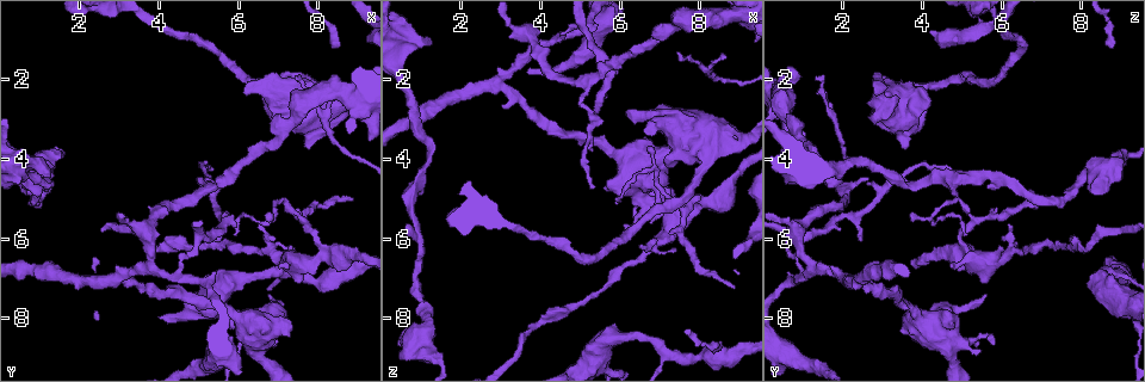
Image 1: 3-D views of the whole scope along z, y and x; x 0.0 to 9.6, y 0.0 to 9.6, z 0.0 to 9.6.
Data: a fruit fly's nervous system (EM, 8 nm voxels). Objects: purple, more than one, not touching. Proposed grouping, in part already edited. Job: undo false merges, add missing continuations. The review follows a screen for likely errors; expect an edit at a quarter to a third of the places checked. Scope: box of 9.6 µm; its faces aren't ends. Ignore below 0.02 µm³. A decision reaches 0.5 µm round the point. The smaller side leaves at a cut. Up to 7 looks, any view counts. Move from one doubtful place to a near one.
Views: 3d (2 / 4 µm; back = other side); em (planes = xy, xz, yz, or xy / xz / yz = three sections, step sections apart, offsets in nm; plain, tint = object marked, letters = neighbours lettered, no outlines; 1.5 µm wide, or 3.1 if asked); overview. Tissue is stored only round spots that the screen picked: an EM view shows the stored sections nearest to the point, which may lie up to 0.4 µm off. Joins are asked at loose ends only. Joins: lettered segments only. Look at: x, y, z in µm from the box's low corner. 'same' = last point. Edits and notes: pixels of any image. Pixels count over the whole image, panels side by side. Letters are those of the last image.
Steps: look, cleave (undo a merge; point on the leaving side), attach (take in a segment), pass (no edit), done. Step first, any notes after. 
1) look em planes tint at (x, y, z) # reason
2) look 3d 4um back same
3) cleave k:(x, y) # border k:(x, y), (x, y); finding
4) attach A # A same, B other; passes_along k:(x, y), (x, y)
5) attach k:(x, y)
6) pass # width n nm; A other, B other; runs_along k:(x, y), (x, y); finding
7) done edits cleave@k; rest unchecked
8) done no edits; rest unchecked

look 3d 4um at (8.65, 2.55, 3.40) # calibre changes

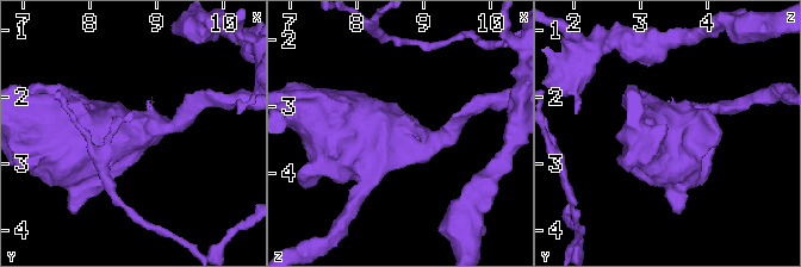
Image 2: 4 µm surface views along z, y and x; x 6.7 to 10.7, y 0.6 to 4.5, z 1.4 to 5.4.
look em planes letters at (8.60, 2.55, 3.40)

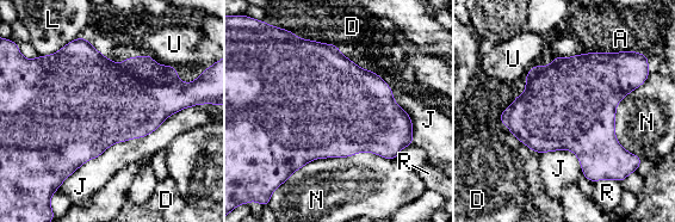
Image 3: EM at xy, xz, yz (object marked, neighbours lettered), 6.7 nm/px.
pass # A other, D other, J other, L other, N other, R other, U other; border 3:(192, 105), (67, 177); continuous, no second neuron

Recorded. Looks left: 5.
look 3d 2um at (5.95, 5.95, 5.05) # an open end

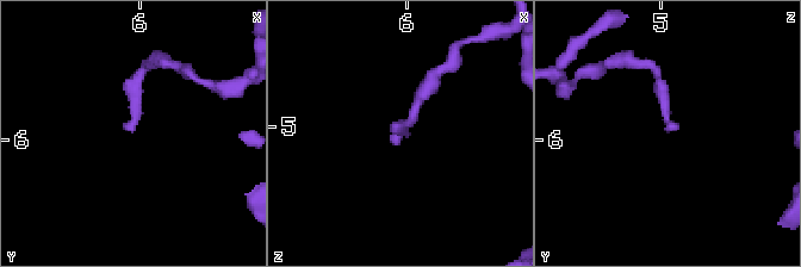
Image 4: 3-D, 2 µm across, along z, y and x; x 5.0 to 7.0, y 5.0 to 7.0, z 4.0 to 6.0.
look em yz step 8 tint at (5.86, 5.92, 5.10)

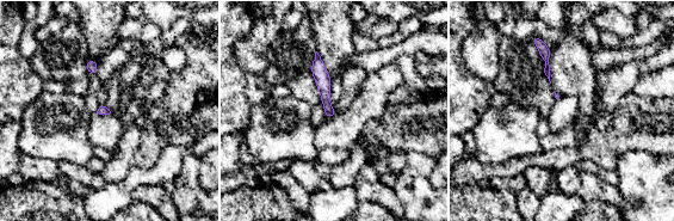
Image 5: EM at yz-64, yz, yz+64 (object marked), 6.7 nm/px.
look em yz step 8 letters same # what lies round it

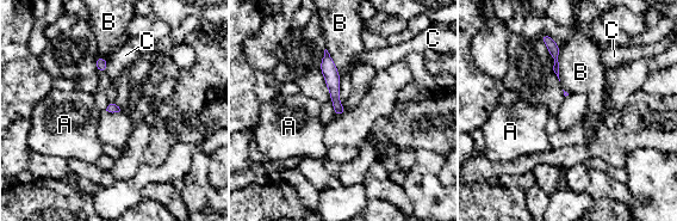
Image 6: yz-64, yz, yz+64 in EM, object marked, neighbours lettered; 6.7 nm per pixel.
pass # A other, B other, C other; runs_along 6:(327, 56), (334, 98), (341, 111); no lettered segment goes on from it

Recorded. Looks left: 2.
look 3d 2um at (5.00, 6.05, 0.65)

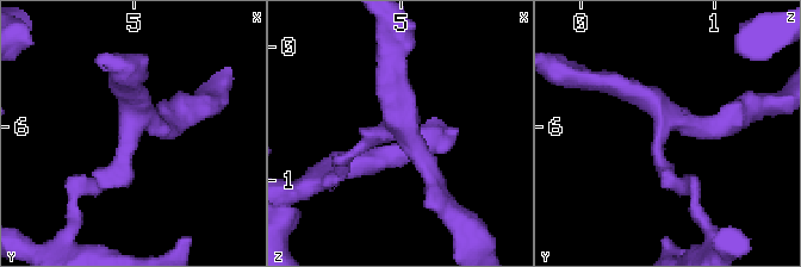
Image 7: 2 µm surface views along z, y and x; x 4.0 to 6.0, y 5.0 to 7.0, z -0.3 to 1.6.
look em planes letters at (4.98, 6.02, 0.60) # now the EM

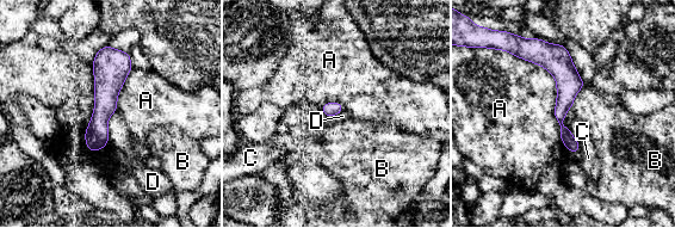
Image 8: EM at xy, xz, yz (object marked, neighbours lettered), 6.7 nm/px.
pass # A other, B other, C other, D other; border 8:(495, 48), (553, 76), (567, 148); all the same neuron

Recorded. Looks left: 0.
done no edits; rest unchecked

